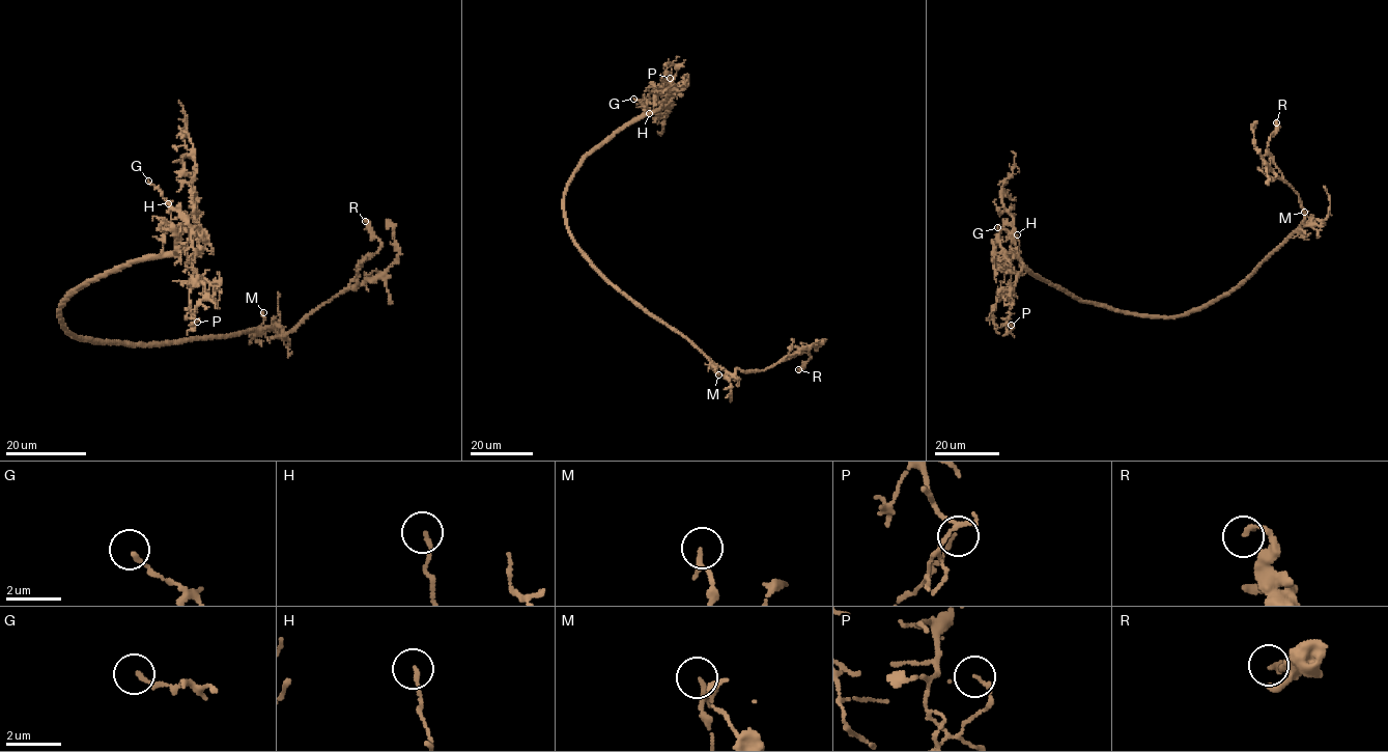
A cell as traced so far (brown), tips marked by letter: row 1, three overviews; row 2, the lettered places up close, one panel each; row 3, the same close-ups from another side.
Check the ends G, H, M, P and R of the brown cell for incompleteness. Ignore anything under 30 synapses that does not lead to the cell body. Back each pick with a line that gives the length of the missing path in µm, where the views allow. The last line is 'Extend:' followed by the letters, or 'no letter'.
Extend: no letter

